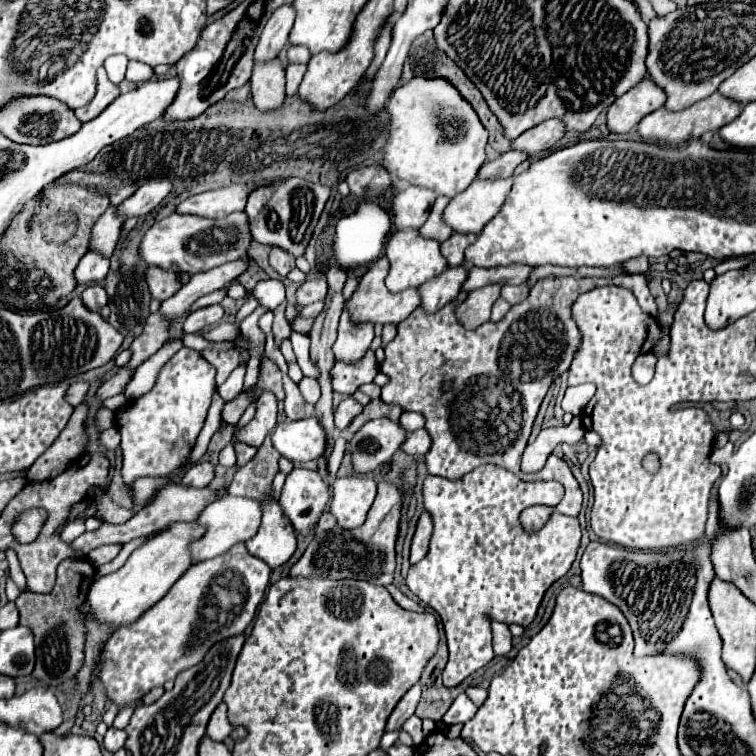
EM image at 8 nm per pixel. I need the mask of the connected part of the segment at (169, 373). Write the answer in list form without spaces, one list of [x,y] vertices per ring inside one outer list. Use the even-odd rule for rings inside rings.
[[[183,347],[179,353],[175,353],[165,367],[161,369],[155,389],[147,395],[143,395],[141,399],[133,401],[131,405],[125,407],[125,411],[121,411],[115,419],[117,429],[121,431],[121,449],[123,449],[123,481],[125,487],[131,489],[131,499],[133,495],[133,483],[139,477],[165,477],[165,479],[173,479],[181,469],[185,469],[189,465],[189,455],[191,449],[195,445],[195,439],[205,423],[209,405],[213,401],[213,393],[215,393],[215,369],[213,365],[209,365],[197,351]]]

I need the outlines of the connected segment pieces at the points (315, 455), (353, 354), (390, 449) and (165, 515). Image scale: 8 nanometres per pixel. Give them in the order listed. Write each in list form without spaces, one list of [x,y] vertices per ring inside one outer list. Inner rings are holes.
[[[315,417],[277,423],[271,439],[273,447],[289,461],[317,461],[329,447],[323,425]]]
[[[343,311],[339,321],[339,335],[333,345],[335,359],[345,363],[359,361],[369,349],[371,341],[373,341],[373,325],[353,325],[353,321],[349,321],[349,311]]]
[[[387,417],[365,423],[349,441],[355,471],[369,473],[381,463],[387,463],[391,455],[401,447],[405,437],[407,433],[401,431],[401,425]]]
[[[171,483],[165,489],[161,489],[159,495],[145,509],[137,511],[127,523],[123,523],[123,525],[101,523],[101,527],[97,531],[85,531],[81,537],[77,537],[73,541],[73,547],[79,549],[79,551],[83,551],[83,553],[89,553],[91,549],[95,549],[99,545],[121,545],[123,547],[125,543],[129,543],[129,541],[133,541],[137,537],[149,537],[149,535],[165,529],[167,525],[171,525],[175,521],[197,521],[197,517],[201,515],[201,511],[209,503],[221,499],[223,495],[227,495],[227,489],[217,489],[217,491],[207,489],[207,487],[193,489],[193,487],[185,487],[181,483]]]

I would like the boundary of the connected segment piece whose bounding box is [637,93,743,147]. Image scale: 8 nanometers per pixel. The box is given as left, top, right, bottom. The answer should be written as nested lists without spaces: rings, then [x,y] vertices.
[[[713,93],[709,95],[707,99],[703,101],[697,101],[695,105],[683,109],[683,111],[667,111],[665,107],[649,113],[639,125],[639,133],[641,133],[641,139],[643,141],[655,141],[655,143],[665,143],[665,145],[671,145],[671,147],[677,147],[677,145],[683,145],[685,141],[693,139],[693,137],[701,137],[703,133],[707,131],[717,131],[721,129],[723,125],[727,125],[729,121],[733,121],[743,109],[743,103],[737,103],[721,93]]]

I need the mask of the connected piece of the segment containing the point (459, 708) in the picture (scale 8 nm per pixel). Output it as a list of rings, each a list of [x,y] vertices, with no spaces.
[[[461,693],[461,695],[453,701],[453,705],[449,707],[449,711],[443,715],[443,723],[445,723],[447,727],[451,727],[451,725],[455,725],[455,723],[465,723],[465,721],[469,721],[475,713],[477,713],[477,705],[475,705],[465,693]]]

